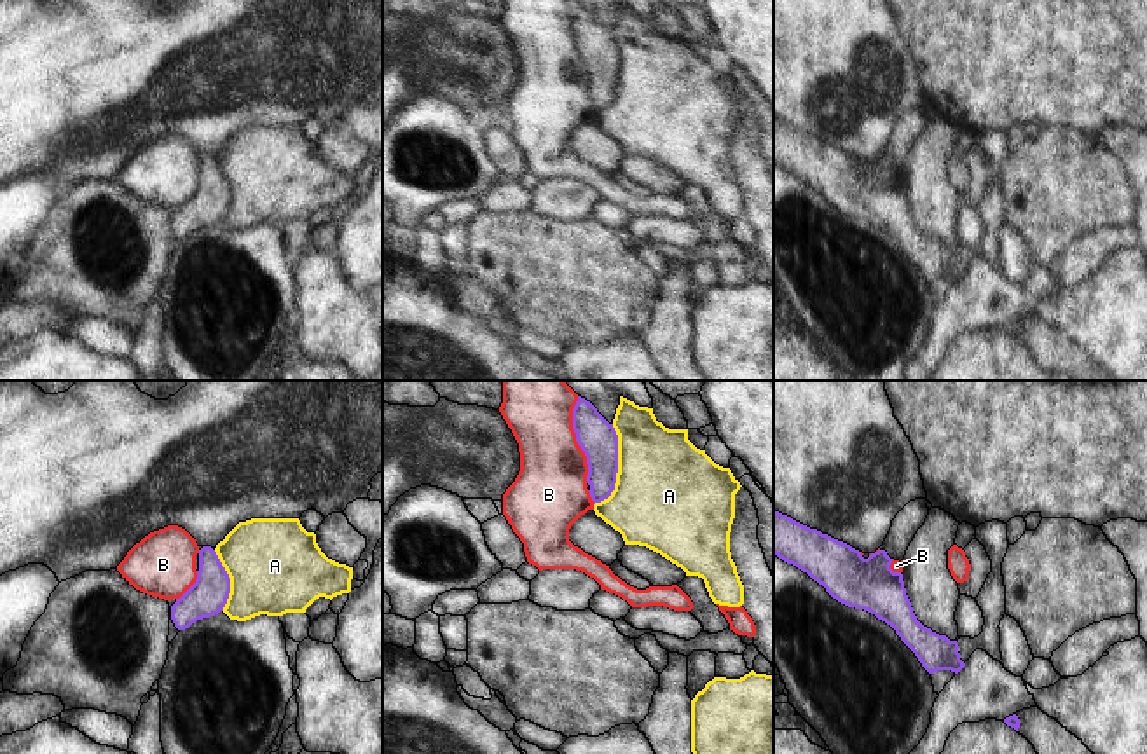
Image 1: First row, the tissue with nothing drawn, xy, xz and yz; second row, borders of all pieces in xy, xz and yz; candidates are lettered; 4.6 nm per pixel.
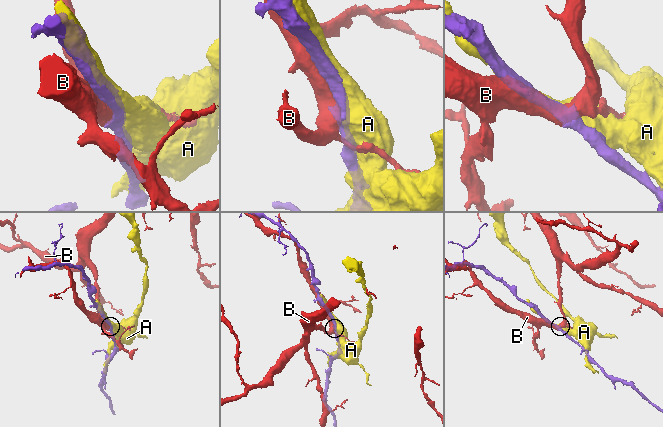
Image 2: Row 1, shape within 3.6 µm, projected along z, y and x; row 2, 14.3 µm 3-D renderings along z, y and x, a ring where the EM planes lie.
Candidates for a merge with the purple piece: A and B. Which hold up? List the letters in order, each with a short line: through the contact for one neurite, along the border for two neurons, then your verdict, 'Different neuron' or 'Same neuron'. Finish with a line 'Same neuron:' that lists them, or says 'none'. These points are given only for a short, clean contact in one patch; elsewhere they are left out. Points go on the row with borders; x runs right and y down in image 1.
A: Different neuron
B: Different neuron
Same neuron: none

